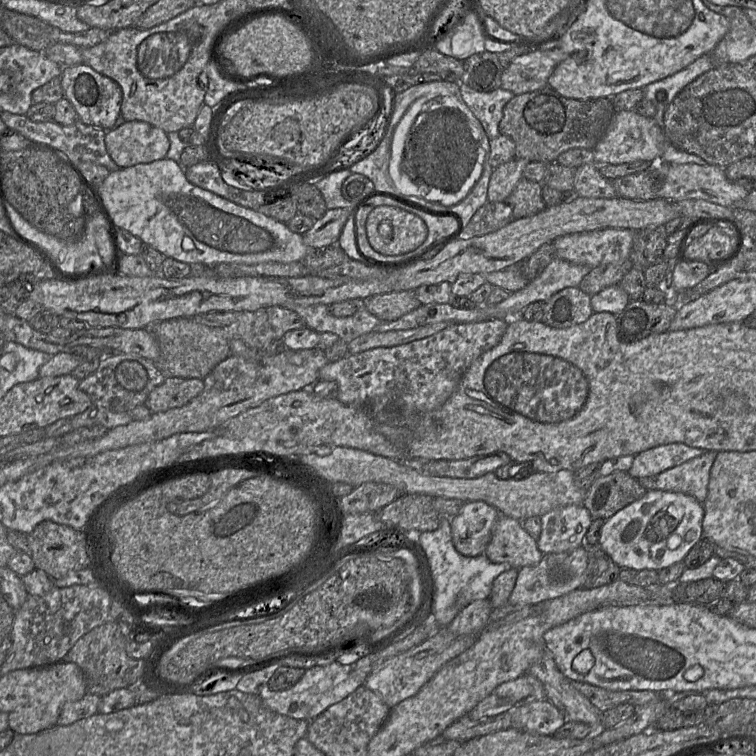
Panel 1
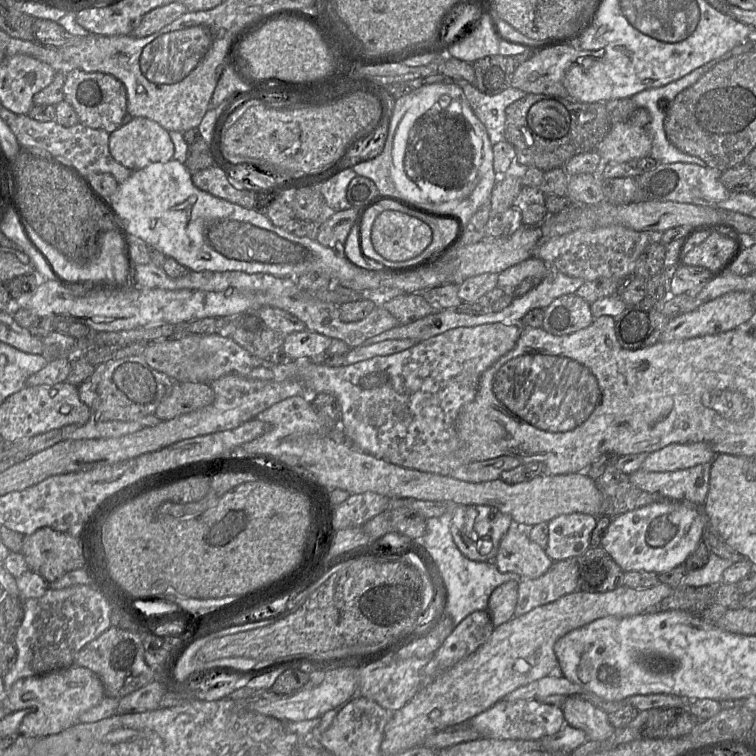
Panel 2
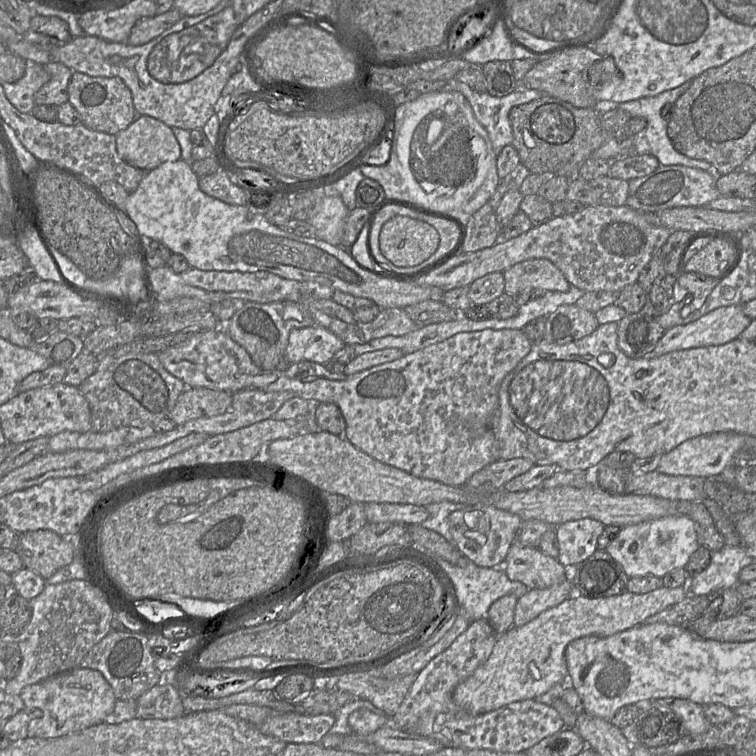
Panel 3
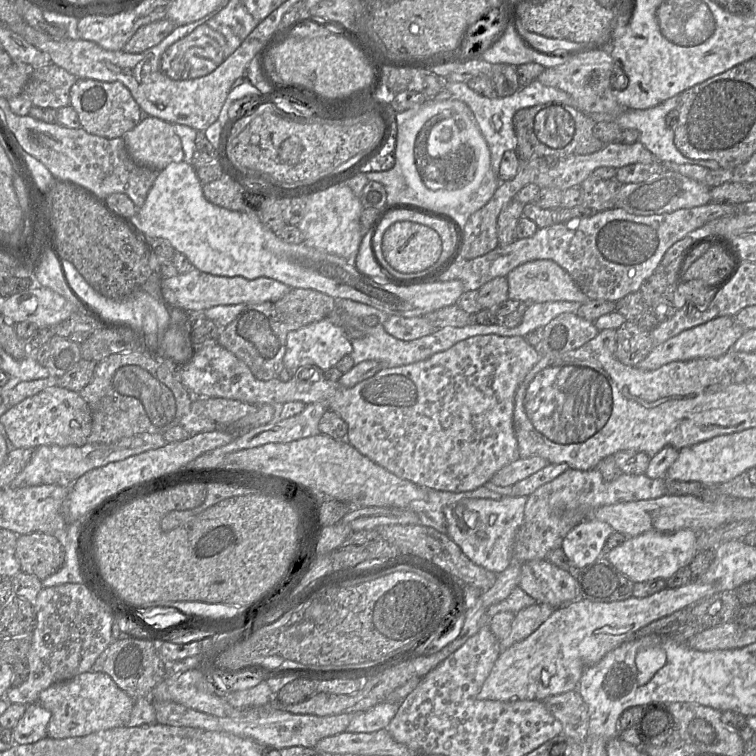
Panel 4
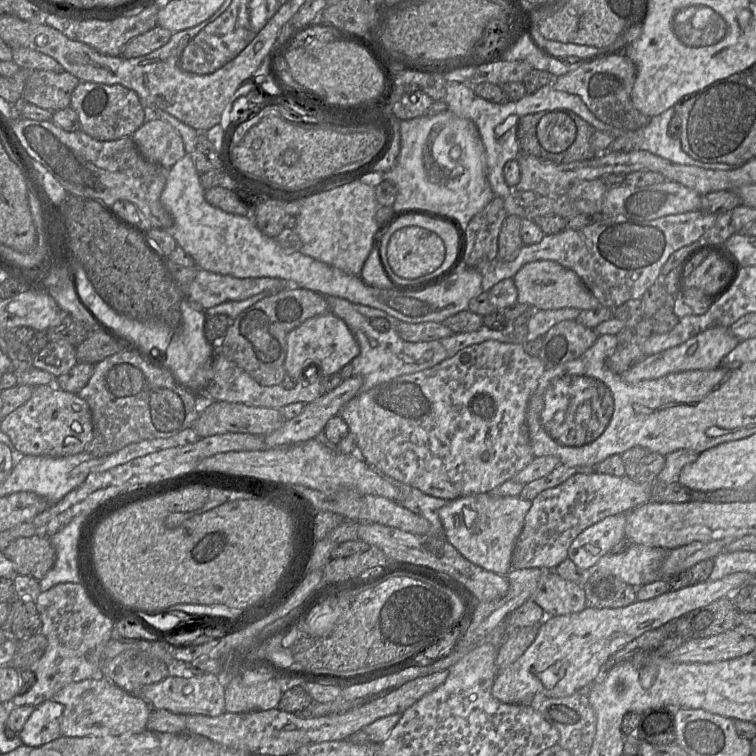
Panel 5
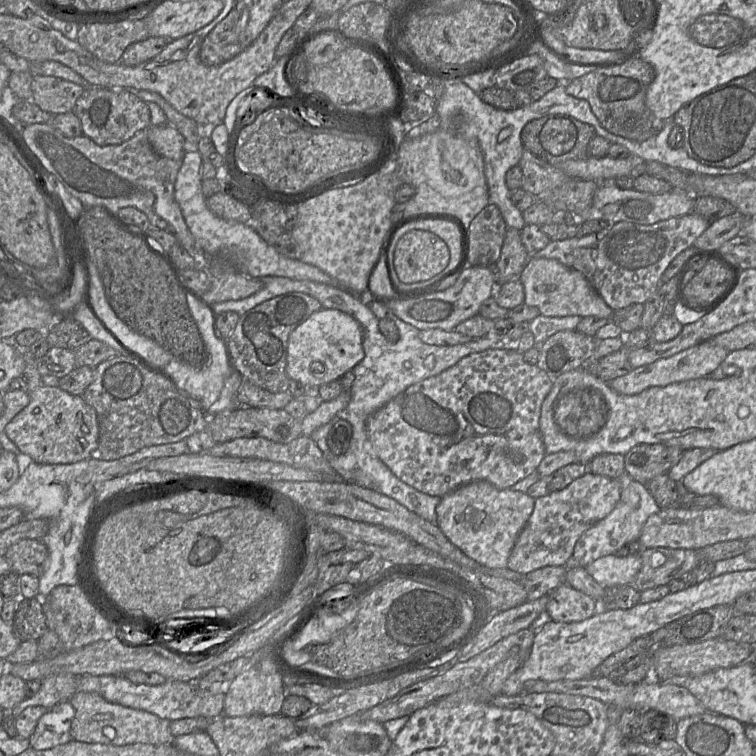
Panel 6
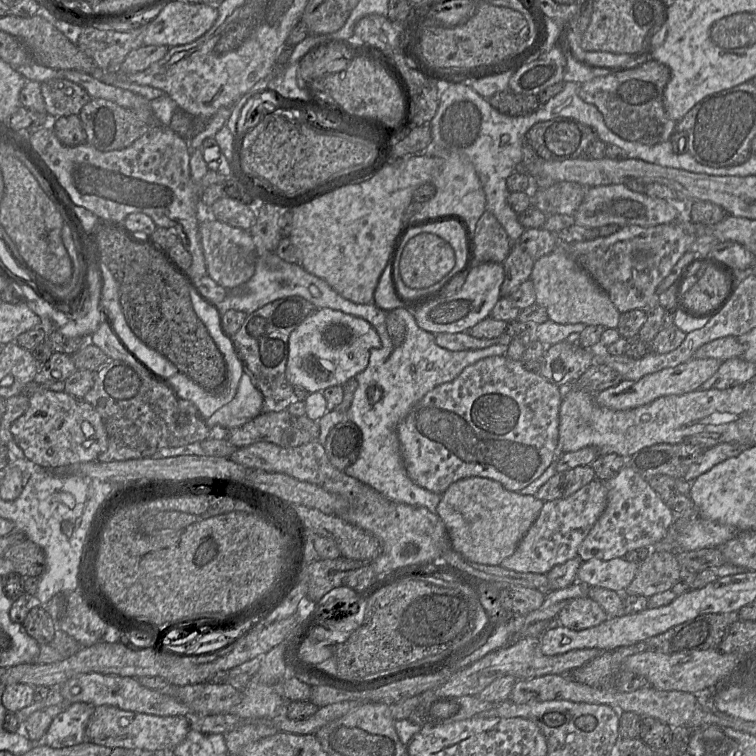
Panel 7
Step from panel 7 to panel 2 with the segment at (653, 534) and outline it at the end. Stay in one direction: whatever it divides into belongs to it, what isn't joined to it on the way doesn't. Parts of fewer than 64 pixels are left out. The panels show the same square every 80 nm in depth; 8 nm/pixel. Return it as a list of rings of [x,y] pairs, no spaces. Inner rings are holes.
[[[584,513],[559,515],[548,524],[546,554],[553,561],[577,559],[591,547],[591,533],[598,518]]]

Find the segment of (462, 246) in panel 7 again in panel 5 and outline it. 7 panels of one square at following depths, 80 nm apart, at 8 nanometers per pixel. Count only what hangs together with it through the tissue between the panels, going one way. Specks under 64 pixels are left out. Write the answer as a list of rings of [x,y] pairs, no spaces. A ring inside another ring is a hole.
[[[408,216],[392,224],[380,239],[380,259],[387,272],[387,245],[389,239],[396,230],[408,226],[429,229],[442,239],[445,246],[445,258],[441,266],[435,271],[435,275],[450,270],[456,264],[460,255],[460,232],[457,227],[443,221],[433,220],[423,216]]]

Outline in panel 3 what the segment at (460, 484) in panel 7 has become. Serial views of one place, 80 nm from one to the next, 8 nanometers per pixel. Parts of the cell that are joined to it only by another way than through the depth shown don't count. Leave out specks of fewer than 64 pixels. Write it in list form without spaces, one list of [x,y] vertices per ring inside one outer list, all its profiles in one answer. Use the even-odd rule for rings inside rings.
[[[474,505],[454,511],[449,516],[455,547],[479,567],[499,568],[503,565],[522,525],[522,519],[492,505]]]

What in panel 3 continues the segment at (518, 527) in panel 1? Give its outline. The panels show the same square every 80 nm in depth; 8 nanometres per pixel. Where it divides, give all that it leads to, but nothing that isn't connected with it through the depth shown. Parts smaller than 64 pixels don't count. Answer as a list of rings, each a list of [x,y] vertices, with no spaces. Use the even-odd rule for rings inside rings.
[[[517,540],[512,544],[501,569],[510,580],[521,582],[529,589],[557,585],[570,579],[571,572],[539,547],[524,546]]]

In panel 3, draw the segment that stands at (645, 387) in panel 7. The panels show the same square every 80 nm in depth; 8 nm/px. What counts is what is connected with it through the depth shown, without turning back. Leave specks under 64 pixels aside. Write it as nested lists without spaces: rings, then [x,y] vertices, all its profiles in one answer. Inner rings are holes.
[[[730,305],[716,308],[695,321],[684,325],[677,325],[668,330],[665,330],[655,348],[645,357],[657,357],[678,350],[686,350],[705,346],[718,346],[728,343],[736,339],[746,329],[750,321],[751,319],[744,314],[743,308],[740,305]]]

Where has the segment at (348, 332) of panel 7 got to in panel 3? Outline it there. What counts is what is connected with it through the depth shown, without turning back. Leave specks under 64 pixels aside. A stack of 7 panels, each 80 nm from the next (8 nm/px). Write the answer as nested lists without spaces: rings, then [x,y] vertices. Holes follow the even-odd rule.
[[[314,324],[290,331],[285,356],[290,364],[310,361],[325,365],[345,345],[334,333]]]

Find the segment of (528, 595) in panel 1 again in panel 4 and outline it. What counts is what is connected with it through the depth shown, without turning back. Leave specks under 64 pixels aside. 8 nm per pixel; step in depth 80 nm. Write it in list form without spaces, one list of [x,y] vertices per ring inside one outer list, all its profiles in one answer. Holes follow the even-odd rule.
[[[536,603],[517,612],[508,636],[503,640],[499,640],[501,651],[530,636],[546,621],[554,610],[548,604]]]

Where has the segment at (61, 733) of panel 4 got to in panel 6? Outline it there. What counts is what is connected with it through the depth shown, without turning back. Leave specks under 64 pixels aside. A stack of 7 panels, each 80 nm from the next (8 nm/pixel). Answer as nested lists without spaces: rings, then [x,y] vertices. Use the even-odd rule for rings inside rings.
[[[76,691],[69,702],[75,709],[70,729],[74,740],[118,746],[134,743],[154,745],[173,743],[174,736],[170,732],[171,721],[148,711],[110,702],[93,692]]]

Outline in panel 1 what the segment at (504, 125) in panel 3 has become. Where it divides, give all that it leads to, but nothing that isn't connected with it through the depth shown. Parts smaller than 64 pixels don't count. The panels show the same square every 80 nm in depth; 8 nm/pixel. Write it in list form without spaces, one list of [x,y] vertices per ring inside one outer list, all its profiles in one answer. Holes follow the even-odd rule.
[[[457,79],[463,101],[480,121],[489,139],[500,135],[499,123],[505,105],[515,96],[512,92],[498,88],[490,92],[480,92]]]

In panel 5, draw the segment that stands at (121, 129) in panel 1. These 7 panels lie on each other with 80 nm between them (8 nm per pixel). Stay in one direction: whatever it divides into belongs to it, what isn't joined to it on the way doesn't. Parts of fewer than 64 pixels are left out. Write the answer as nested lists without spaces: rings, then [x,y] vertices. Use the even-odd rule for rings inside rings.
[[[161,119],[146,121],[131,138],[147,161],[166,168],[171,168],[186,154],[180,134]]]

